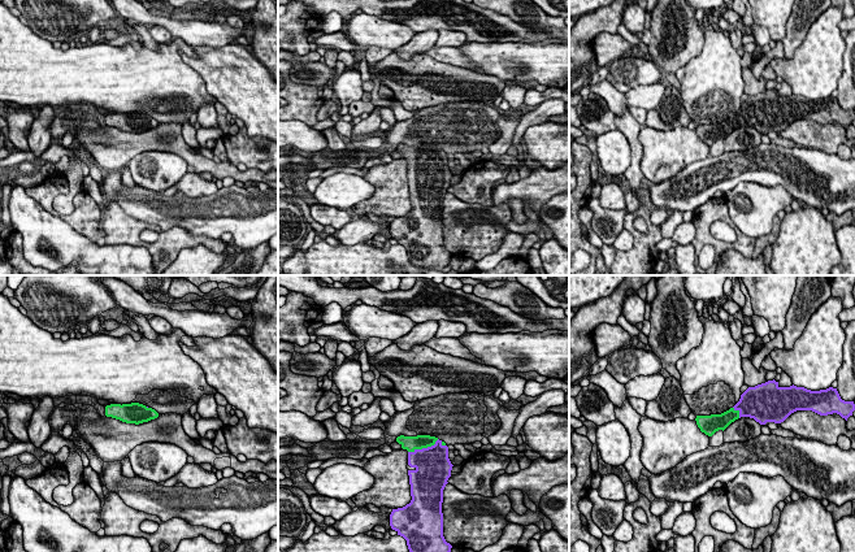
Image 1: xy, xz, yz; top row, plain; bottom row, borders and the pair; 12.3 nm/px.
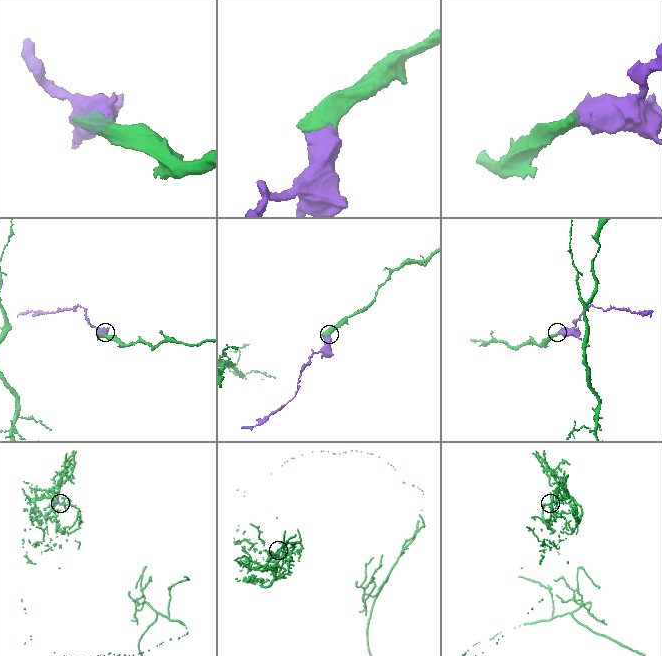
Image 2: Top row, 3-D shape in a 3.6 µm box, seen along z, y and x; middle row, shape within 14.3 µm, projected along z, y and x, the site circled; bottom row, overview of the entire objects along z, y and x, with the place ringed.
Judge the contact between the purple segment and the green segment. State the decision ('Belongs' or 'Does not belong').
Belongs

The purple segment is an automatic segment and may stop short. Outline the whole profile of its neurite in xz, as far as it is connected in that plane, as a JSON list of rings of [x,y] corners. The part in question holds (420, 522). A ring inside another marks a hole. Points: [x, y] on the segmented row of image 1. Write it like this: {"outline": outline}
{"outline": [[[430,435],[396,438],[403,449],[408,451],[408,470],[412,500],[403,508],[392,509],[390,526],[407,540],[409,552],[451,552],[452,546],[443,536],[443,490],[451,477],[452,464],[444,442]]]}

